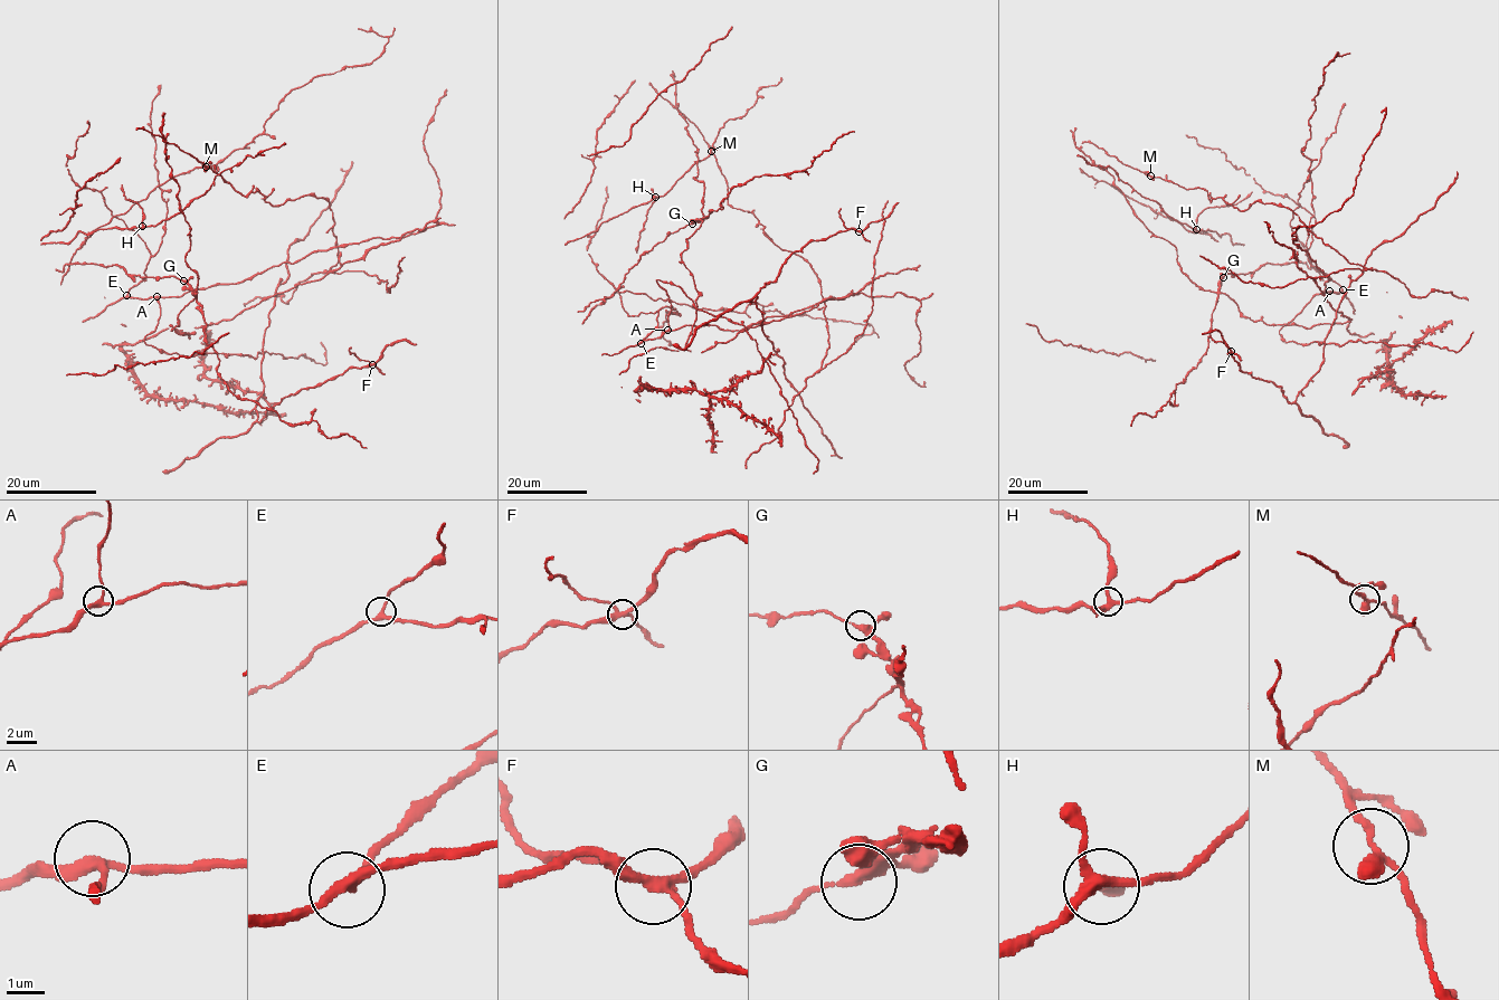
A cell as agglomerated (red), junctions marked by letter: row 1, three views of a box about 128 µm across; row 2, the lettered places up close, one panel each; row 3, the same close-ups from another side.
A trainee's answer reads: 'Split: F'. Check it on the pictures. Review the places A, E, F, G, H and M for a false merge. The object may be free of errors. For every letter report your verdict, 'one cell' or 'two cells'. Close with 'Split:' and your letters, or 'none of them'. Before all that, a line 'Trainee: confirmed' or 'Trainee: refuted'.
Trainee: confirmed
A: one cell
E: one cell
F: two cells
G: one cell
H: one cell
M: one cell
Split: F

